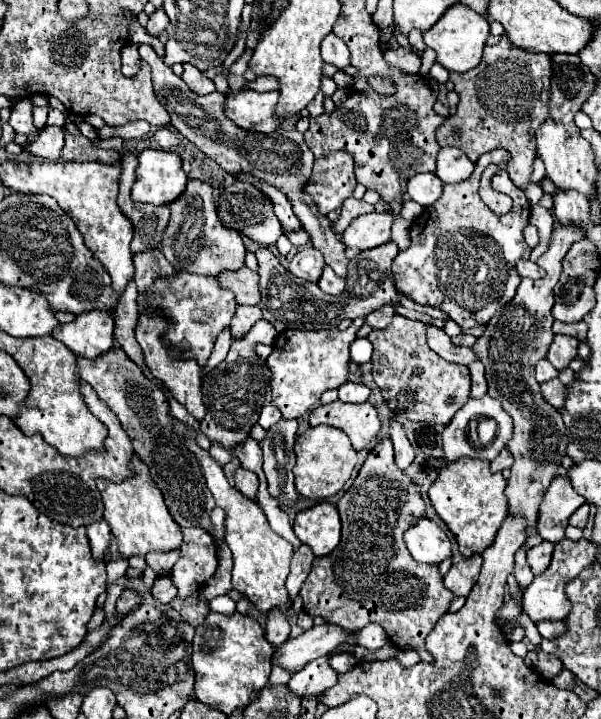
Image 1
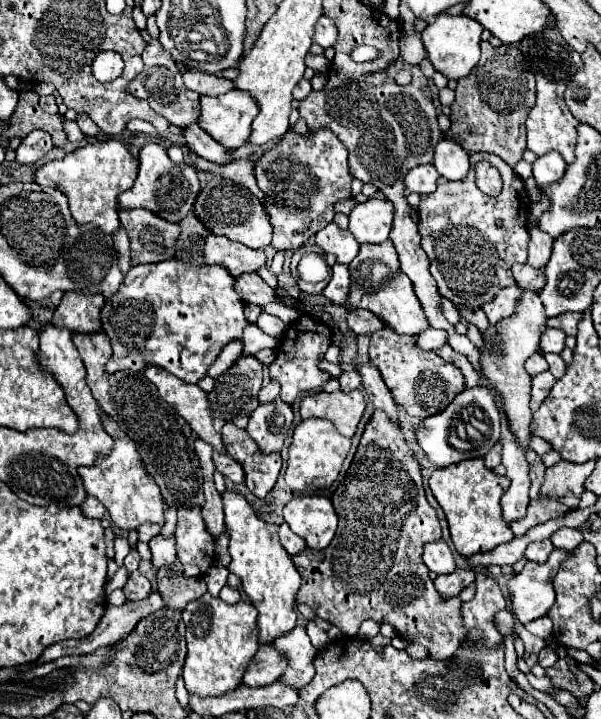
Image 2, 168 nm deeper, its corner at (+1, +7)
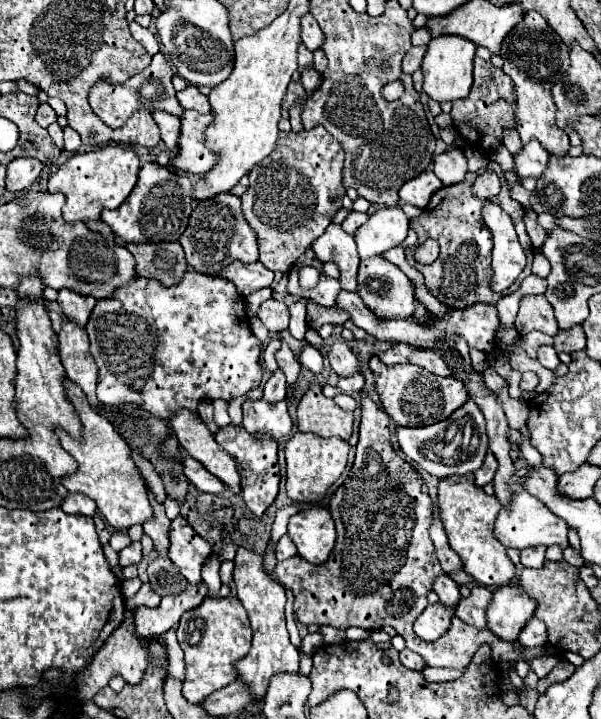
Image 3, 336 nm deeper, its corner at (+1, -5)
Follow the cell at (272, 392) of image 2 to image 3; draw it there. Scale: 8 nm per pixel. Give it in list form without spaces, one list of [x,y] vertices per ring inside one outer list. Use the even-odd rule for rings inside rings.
[[[277,368],[269,380],[265,382],[263,386],[263,398],[267,402],[279,402],[279,400],[285,400],[287,396],[287,386],[285,386],[285,374],[281,368]]]

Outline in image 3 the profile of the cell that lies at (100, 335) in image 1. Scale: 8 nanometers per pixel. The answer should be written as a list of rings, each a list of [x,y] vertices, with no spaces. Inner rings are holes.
[[[63,288],[63,290],[59,290],[57,302],[67,318],[75,320],[79,326],[85,326],[97,300],[91,296],[79,296],[77,292],[69,292],[67,288]]]

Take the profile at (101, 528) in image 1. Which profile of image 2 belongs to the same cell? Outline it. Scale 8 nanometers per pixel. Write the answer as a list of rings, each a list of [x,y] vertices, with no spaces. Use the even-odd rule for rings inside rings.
[[[87,496],[87,498],[85,498],[85,502],[81,504],[81,510],[83,510],[83,514],[85,514],[87,518],[97,518],[97,520],[101,520],[101,518],[105,516],[103,504],[101,504],[97,498],[93,498],[93,496]]]

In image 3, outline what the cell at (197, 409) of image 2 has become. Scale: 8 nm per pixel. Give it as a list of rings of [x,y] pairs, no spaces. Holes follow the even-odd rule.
[[[179,410],[175,412],[175,418],[169,422],[169,426],[175,430],[179,444],[189,452],[191,458],[201,462],[233,494],[241,494],[241,478],[235,460],[215,442],[213,434],[201,422],[199,414]]]

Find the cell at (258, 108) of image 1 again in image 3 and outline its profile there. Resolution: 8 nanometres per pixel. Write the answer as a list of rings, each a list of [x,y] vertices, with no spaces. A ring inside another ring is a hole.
[[[185,110],[181,116],[181,134],[179,134],[179,152],[167,168],[183,170],[187,174],[205,174],[215,164],[215,154],[209,152],[203,144],[203,132],[213,120],[211,114],[199,114],[195,110]]]

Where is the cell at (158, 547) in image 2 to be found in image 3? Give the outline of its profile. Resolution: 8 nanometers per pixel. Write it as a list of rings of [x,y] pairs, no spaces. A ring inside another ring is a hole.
[[[147,486],[147,492],[149,492],[149,502],[153,506],[153,518],[147,520],[147,524],[143,524],[143,530],[147,536],[151,536],[159,556],[167,556],[167,548],[169,548],[169,524],[171,520],[165,516],[165,508],[161,502],[155,500],[153,492],[149,490]]]

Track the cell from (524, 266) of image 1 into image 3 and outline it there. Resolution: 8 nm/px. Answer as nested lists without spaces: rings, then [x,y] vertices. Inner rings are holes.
[[[543,294],[521,298],[521,308],[515,318],[515,328],[521,336],[525,336],[531,330],[539,330],[547,336],[555,336],[559,332],[553,308]]]

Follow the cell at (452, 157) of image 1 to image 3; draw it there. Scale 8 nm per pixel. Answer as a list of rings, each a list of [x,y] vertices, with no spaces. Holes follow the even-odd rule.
[[[451,148],[439,156],[435,156],[435,176],[443,182],[443,186],[451,186],[463,182],[467,174],[467,160],[459,148]]]

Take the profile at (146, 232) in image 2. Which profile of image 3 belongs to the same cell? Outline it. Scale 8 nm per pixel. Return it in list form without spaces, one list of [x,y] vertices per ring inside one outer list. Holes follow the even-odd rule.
[[[179,242],[163,244],[127,244],[127,250],[137,260],[141,278],[155,278],[165,286],[175,286],[187,272],[187,262]]]

